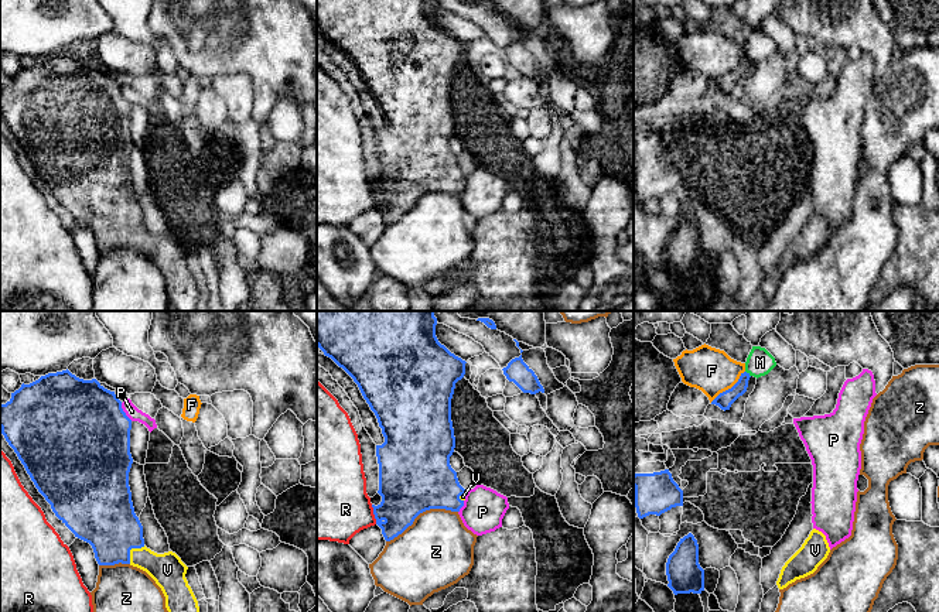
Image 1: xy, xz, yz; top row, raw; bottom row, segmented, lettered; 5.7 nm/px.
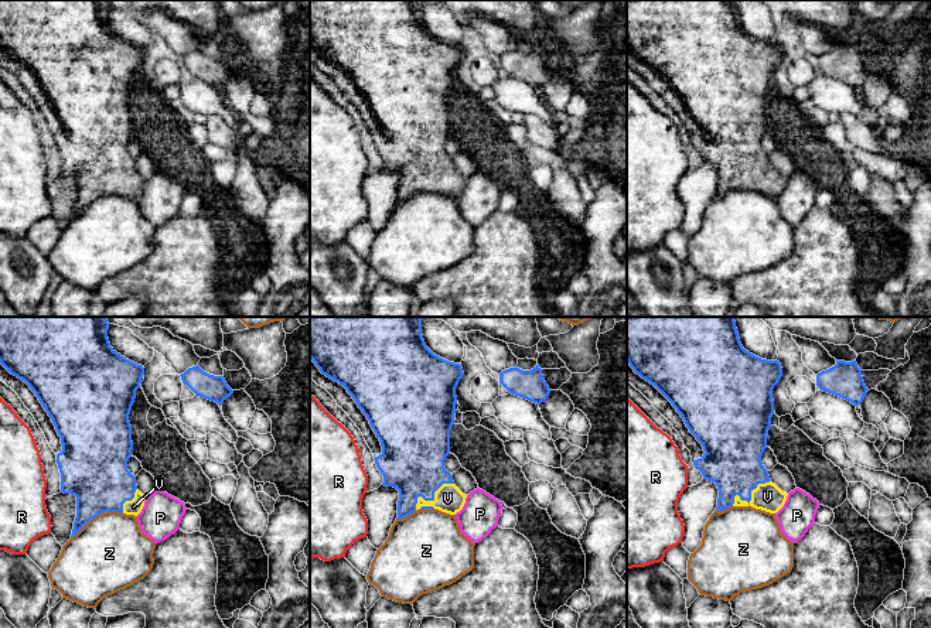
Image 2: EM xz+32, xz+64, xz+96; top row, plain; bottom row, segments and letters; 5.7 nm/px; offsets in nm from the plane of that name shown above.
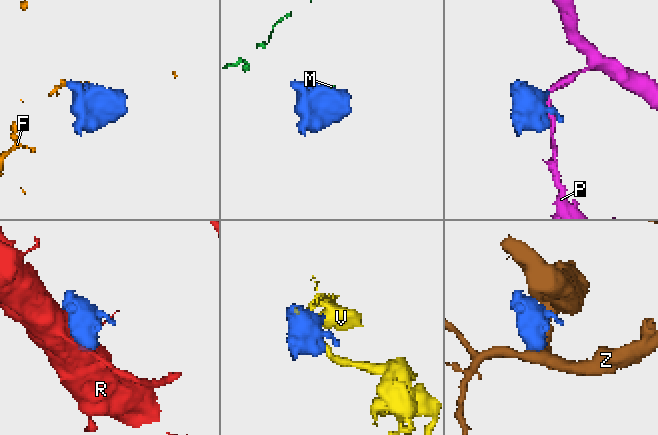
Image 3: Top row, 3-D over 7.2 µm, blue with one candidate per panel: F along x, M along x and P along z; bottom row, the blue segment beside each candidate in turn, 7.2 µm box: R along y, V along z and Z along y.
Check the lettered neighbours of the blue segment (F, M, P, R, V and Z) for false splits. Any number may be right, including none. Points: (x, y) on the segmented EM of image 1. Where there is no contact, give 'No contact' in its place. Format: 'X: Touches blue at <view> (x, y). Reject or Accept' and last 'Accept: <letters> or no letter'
F: Touches blue at yz (728, 389). Reject
M: Touches blue at yz (747, 373). Reject
P: Touches blue at xy (123, 412). Reject
R: Touches blue at xz (374, 513). Reject
V: Touches blue at xy (130, 549). Accept
Z: Touches blue at xz (420, 512). Reject
Accept: V

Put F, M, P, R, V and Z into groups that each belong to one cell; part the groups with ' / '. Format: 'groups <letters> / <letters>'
groups F / M / P / R / V / Z

